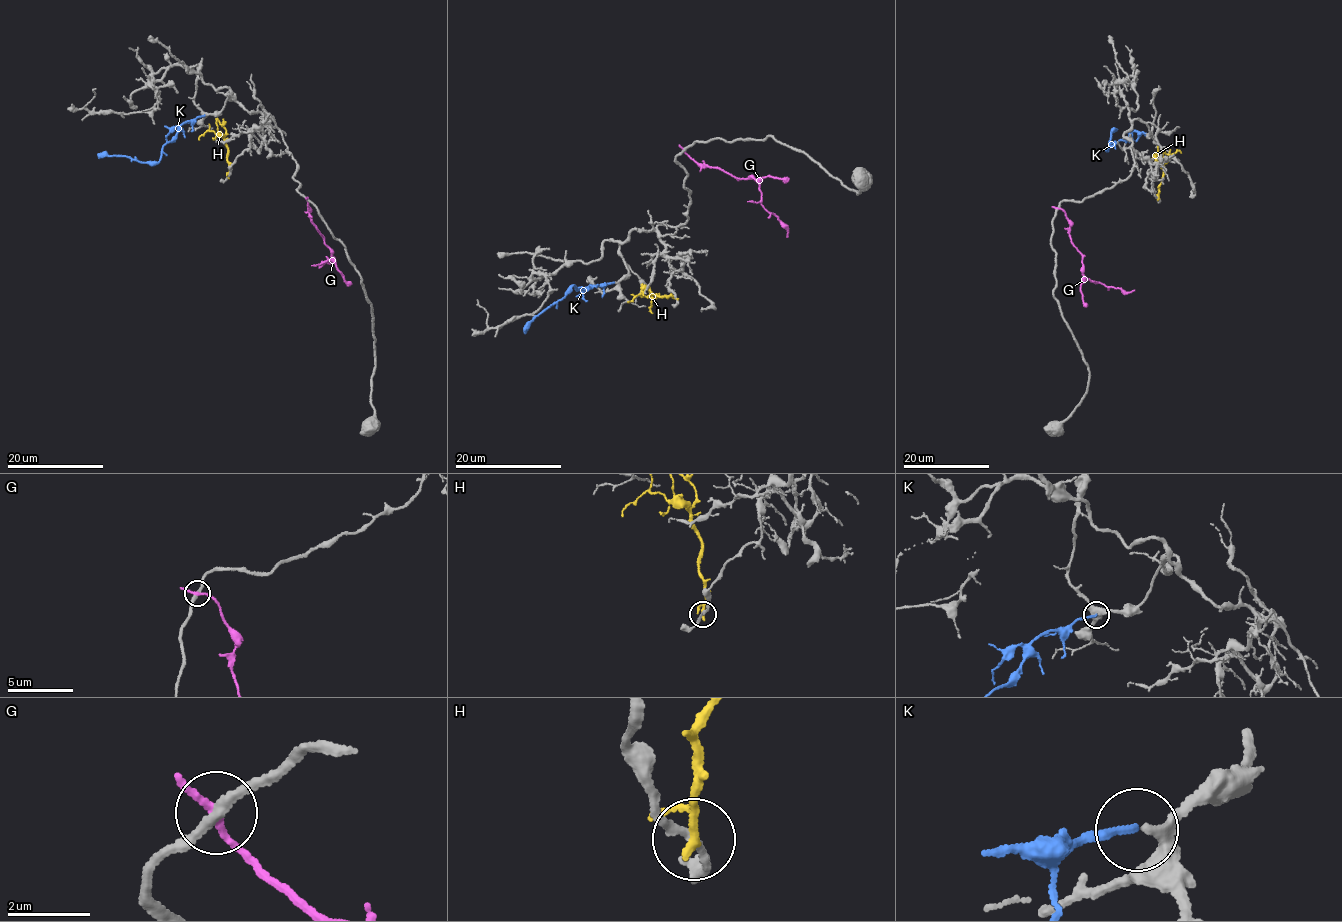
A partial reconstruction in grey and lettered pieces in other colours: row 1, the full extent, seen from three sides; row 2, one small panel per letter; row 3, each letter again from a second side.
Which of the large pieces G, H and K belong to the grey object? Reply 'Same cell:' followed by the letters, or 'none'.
Same cell: K

